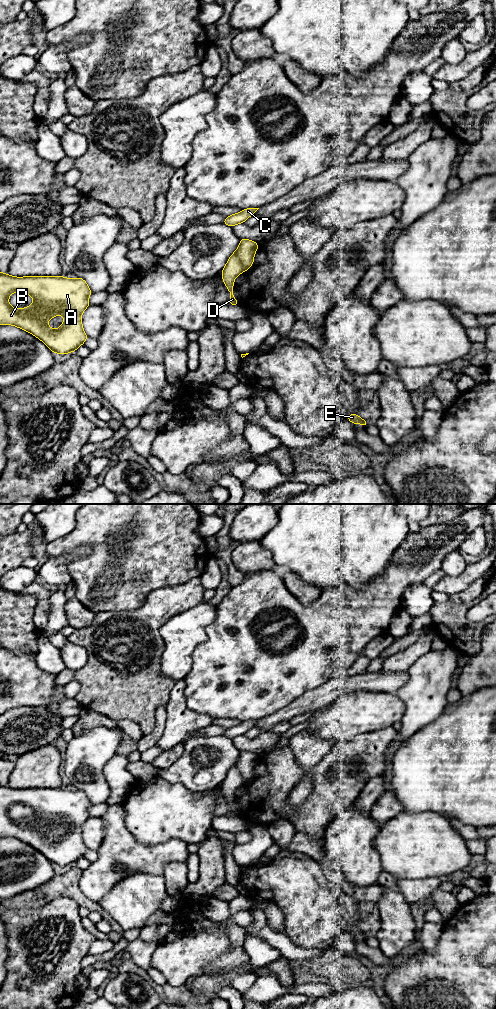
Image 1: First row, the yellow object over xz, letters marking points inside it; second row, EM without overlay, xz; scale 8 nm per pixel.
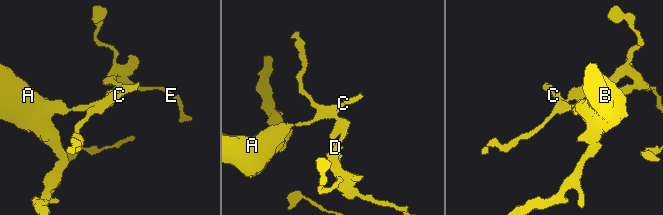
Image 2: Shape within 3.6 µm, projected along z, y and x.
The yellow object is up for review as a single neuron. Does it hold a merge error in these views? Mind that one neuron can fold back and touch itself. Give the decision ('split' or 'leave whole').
split

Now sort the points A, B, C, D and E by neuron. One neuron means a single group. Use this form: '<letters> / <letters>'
A B C D / E

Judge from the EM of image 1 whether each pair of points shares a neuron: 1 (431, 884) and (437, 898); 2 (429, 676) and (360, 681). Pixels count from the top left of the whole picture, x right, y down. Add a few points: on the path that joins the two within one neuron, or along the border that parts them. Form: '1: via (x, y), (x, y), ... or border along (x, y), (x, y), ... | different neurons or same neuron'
1: border along (438, 887), (430, 897) | different neurons
2: border along (407, 671), (407, 681), (394, 693) | different neurons

